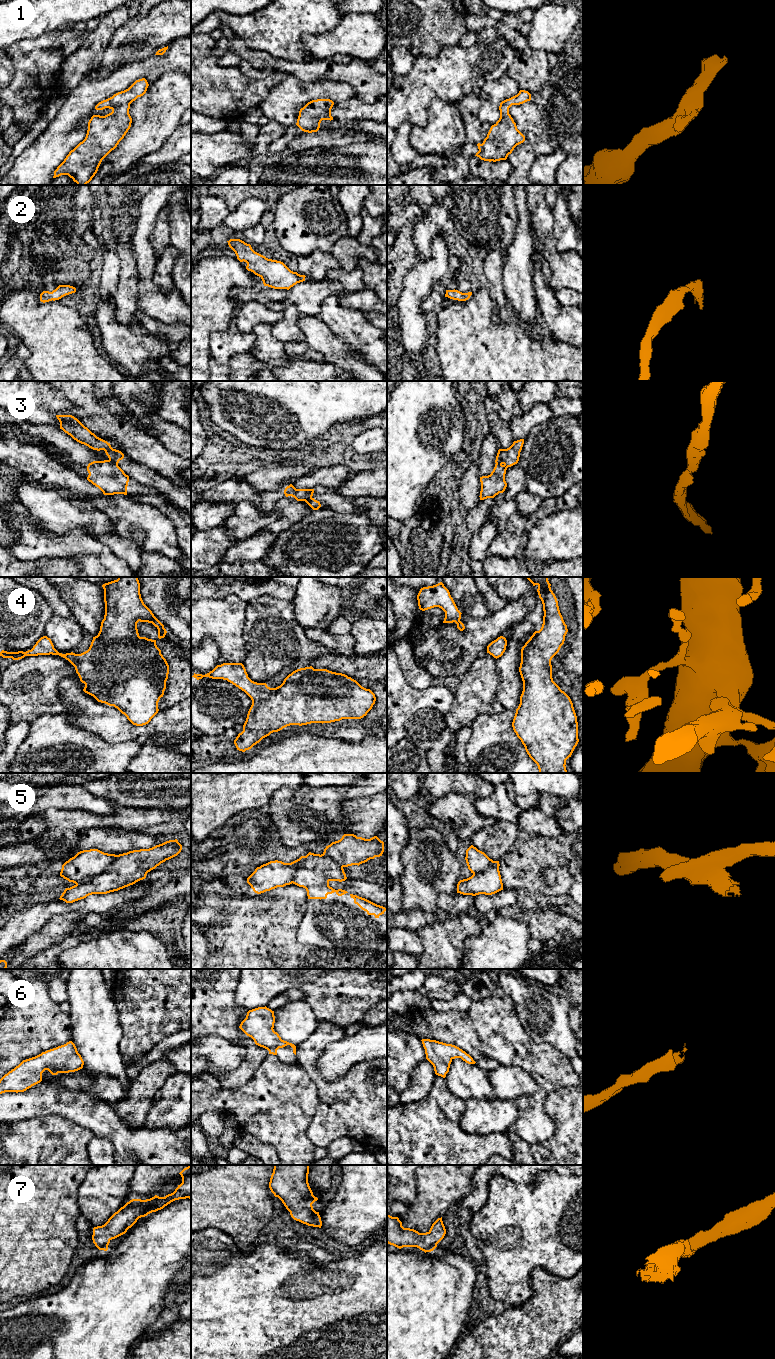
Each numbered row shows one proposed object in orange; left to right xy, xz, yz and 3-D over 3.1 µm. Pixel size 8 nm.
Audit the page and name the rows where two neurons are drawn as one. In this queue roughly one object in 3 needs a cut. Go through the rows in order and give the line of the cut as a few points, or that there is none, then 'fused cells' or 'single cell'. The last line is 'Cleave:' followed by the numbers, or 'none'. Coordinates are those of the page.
1: cut none; single cell
2: cut none; single cell
3: cut xy (109, 459), (117, 464); fused cells
4: cut none; single cell
5: cut xy (117, 855), (102, 872), (76, 884); fused cells
6: cut none; single cell
7: cut none; single cell
Cleave: 3, 5

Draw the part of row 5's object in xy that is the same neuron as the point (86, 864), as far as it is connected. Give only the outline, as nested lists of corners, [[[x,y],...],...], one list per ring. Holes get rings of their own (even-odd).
[[[98,849],[80,851],[62,865],[60,876],[75,884],[86,882],[103,873],[116,856]]]

